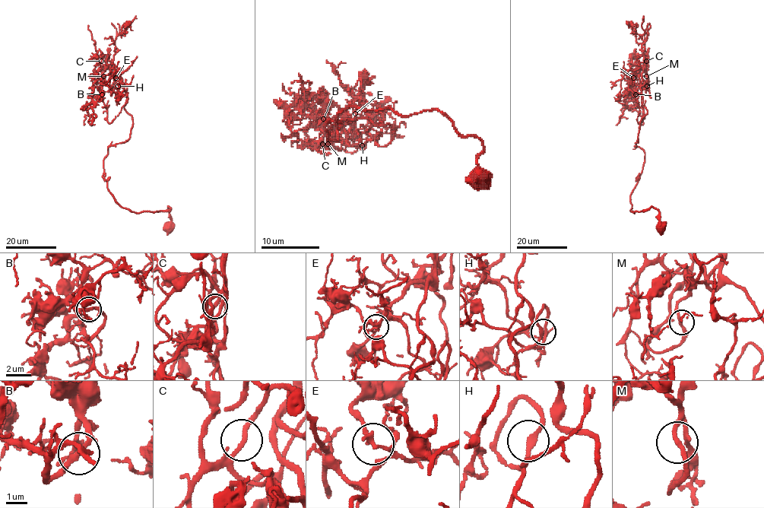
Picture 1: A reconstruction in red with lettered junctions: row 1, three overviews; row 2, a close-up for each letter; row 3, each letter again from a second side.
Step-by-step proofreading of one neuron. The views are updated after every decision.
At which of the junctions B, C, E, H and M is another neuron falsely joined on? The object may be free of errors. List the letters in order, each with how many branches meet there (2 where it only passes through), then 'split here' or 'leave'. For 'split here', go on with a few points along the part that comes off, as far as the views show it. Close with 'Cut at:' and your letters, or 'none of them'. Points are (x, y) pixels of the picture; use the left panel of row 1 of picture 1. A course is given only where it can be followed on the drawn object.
B: 2 branches meet; leave
C: 2 branches meet; leave
E: 2 branches meet; leave
H: 2 branches meet; leave
M: 2 branches meet; leave
Cut at: none of them

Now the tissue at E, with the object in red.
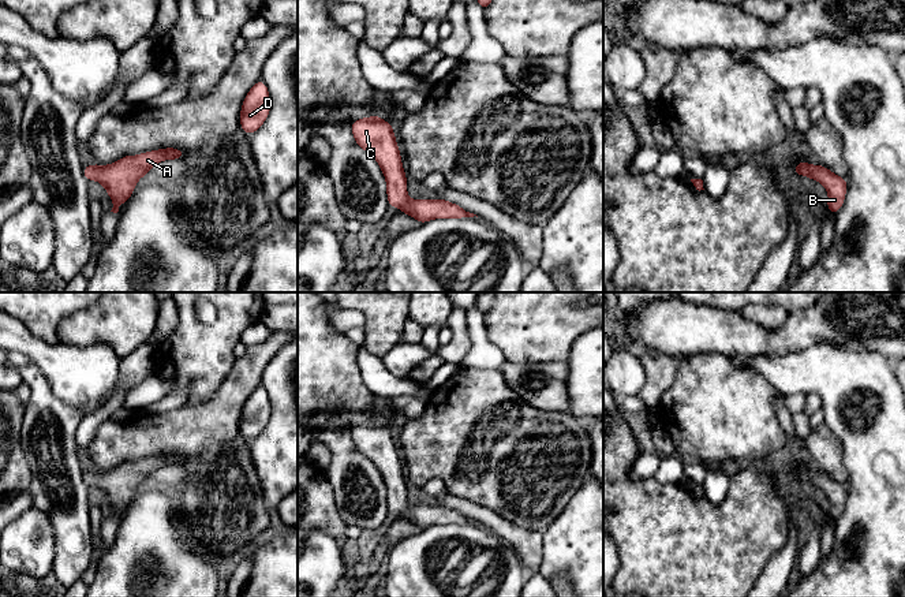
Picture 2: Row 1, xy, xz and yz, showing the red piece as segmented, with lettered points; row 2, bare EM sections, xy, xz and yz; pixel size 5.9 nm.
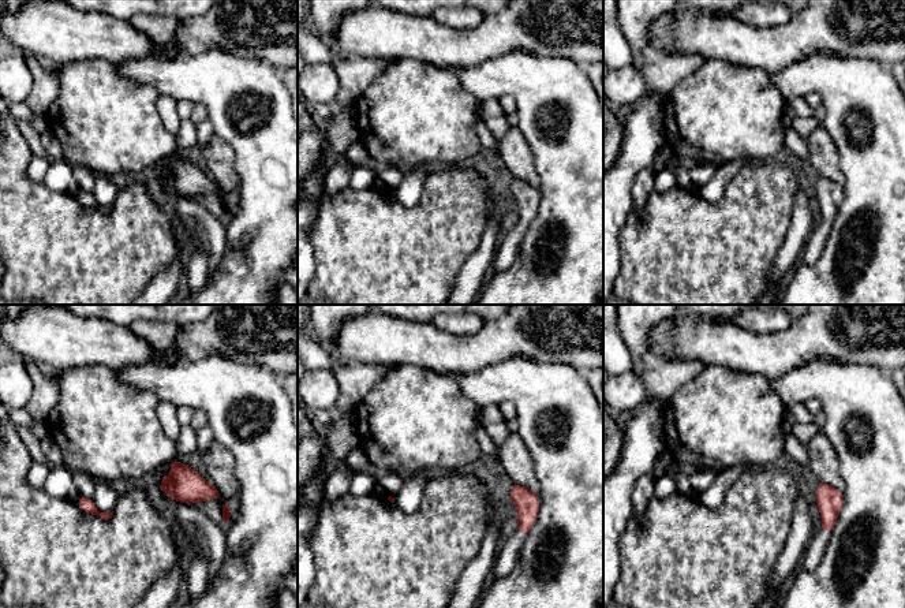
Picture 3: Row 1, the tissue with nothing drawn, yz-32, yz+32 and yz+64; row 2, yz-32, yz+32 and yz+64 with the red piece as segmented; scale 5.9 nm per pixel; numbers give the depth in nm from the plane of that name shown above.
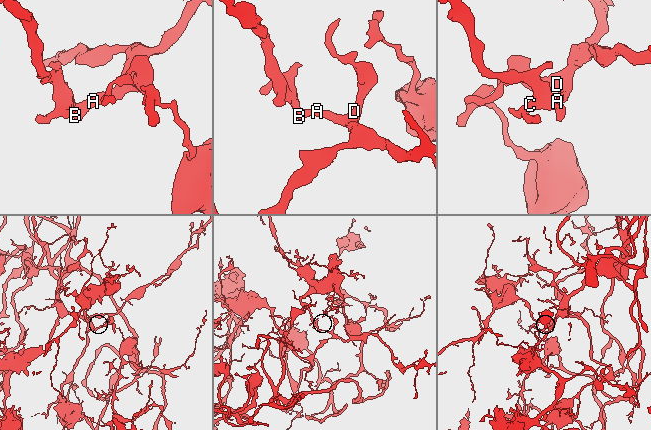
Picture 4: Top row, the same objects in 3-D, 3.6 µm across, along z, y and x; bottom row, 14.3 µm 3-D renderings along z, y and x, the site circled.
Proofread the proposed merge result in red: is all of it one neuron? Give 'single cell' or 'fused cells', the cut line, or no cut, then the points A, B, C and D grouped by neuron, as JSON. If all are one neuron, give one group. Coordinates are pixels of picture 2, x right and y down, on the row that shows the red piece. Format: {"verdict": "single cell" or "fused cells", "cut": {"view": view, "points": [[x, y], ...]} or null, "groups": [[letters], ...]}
{"verdict": "single cell", "cut": null, "groups": [["A", "B", "C", "D"]]}

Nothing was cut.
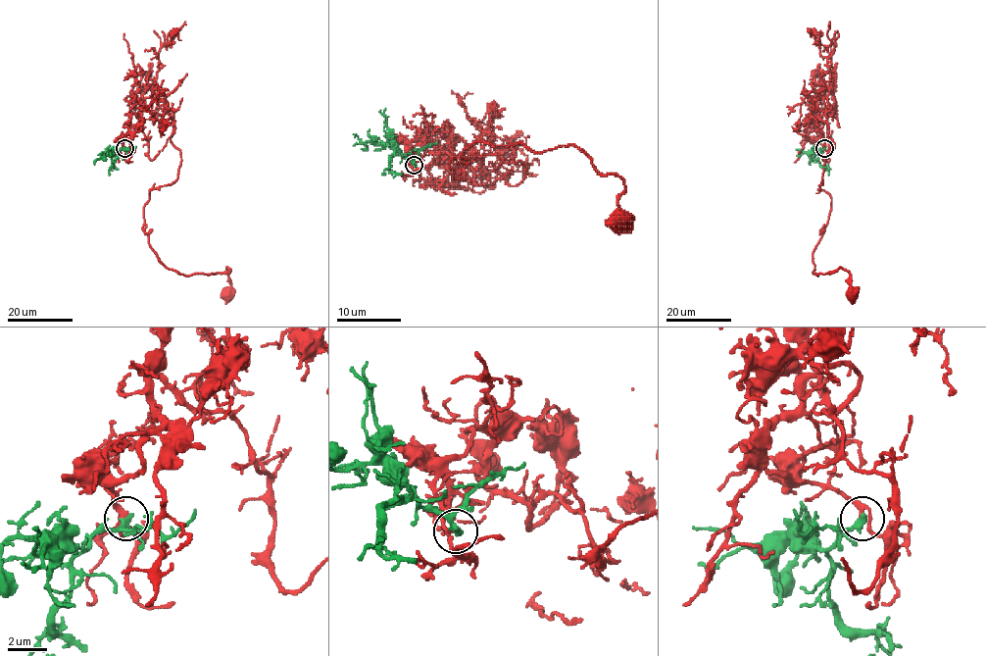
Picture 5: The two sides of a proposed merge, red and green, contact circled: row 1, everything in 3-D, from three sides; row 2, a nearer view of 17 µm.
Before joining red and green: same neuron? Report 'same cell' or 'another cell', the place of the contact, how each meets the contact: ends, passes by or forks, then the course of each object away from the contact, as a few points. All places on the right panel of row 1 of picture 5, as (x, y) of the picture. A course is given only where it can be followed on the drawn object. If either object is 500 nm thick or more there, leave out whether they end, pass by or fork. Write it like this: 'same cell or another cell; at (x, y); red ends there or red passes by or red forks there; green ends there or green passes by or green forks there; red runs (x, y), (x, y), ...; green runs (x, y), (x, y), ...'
same cell; at (824, 148); red passes by; green passes by; red runs (824, 147), (806, 130), (821, 99), (835, 106), (835, 147), (813, 272), (843, 268), (853, 293); green runs (824, 147), (817, 152), (813, 151), (811, 165)

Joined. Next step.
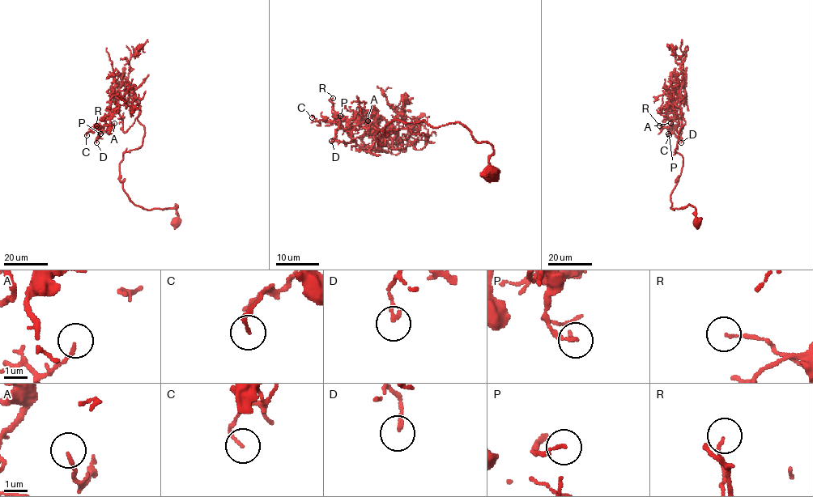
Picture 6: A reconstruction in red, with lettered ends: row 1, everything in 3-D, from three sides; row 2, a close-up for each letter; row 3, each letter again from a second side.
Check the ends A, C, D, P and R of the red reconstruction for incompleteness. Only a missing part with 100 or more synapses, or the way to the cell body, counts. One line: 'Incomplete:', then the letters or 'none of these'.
Incomplete: none of these

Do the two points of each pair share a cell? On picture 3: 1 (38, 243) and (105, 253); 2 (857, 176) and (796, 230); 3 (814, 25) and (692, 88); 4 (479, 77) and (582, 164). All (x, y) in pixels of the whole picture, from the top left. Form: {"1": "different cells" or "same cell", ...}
{"1": "same cell", "2": "different cells", "3": "different cells", "4": "same cell"}

